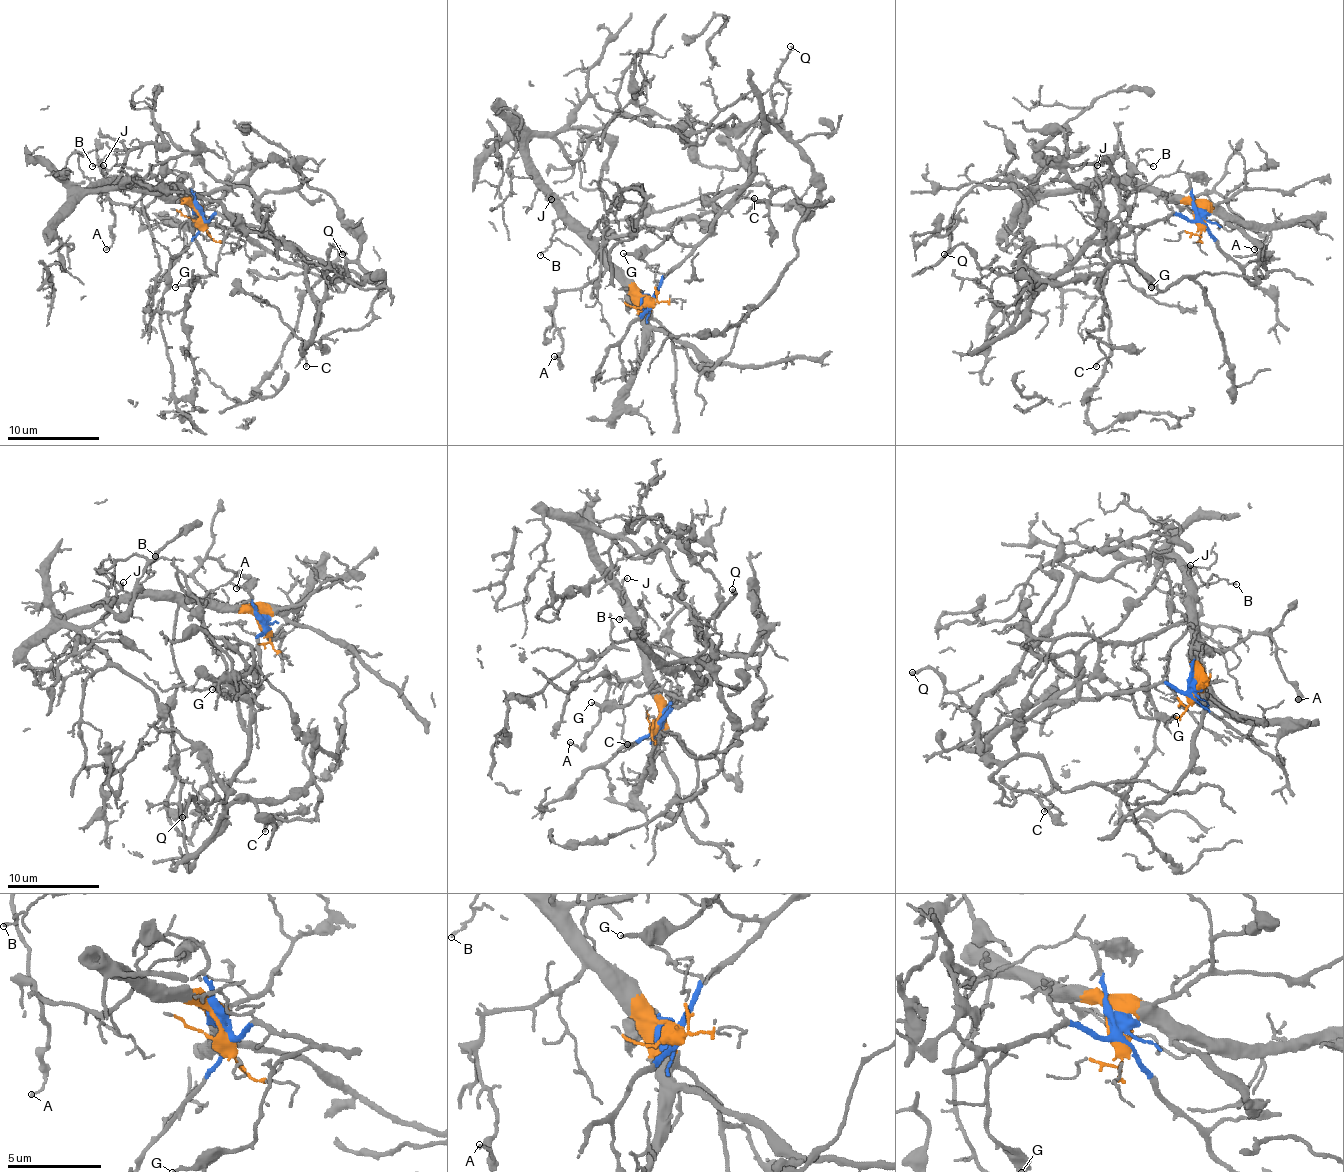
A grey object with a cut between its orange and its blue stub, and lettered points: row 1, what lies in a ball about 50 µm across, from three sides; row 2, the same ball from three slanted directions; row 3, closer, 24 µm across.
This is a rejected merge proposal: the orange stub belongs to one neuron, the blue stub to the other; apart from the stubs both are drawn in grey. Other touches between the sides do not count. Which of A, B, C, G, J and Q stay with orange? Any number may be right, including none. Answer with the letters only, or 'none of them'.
A, B, J

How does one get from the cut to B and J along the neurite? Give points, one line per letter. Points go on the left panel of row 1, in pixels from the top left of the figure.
B: (200, 219), (186, 203), (163, 201), (152, 192), (112, 180), (105, 176), (103, 159), (92, 166)
J: (200, 219), (188, 203), (168, 201), (135, 185), (112, 182), (103, 171), (103, 164)

